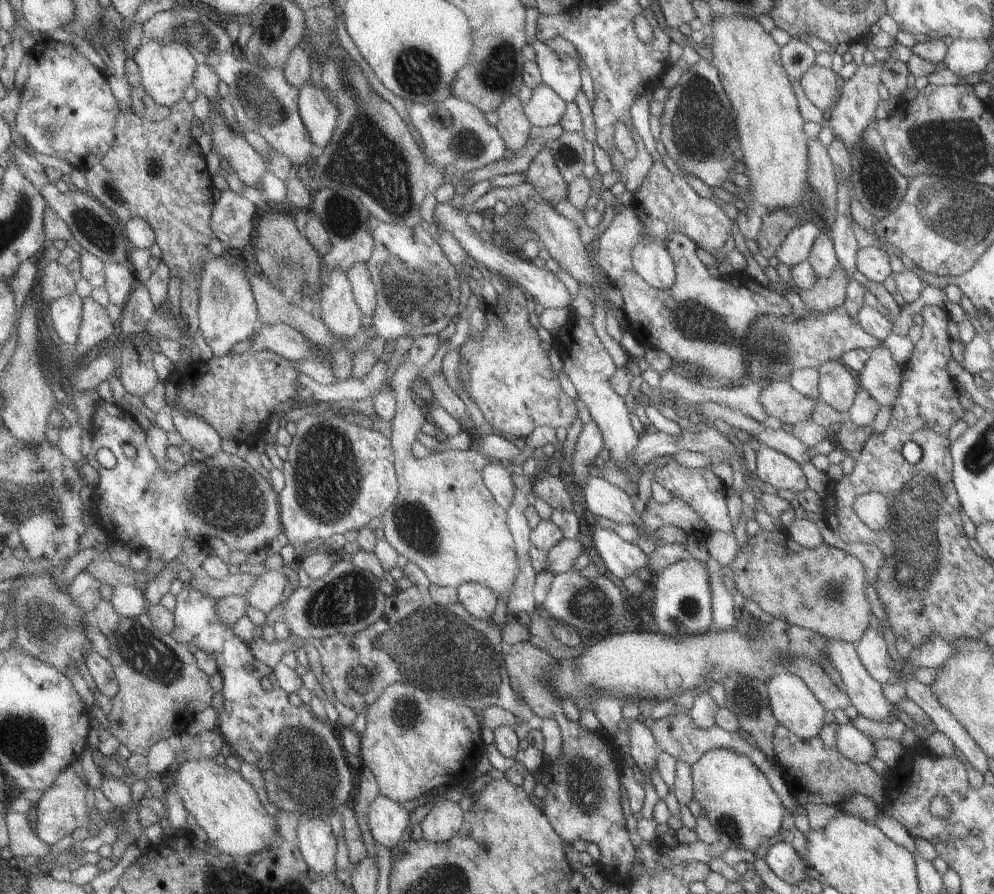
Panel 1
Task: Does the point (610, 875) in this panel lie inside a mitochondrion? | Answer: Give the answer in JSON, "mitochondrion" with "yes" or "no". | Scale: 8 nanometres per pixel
{"mitochondrion":"no"}

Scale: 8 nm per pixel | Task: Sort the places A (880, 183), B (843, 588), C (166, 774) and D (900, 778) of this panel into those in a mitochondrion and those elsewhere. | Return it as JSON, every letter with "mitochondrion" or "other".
{"A":"mitochondrion","B":"mitochondrion","C":"other","D":"other"}

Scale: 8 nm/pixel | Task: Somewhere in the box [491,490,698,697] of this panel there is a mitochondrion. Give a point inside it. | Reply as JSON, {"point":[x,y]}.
{"point":[592,604]}

